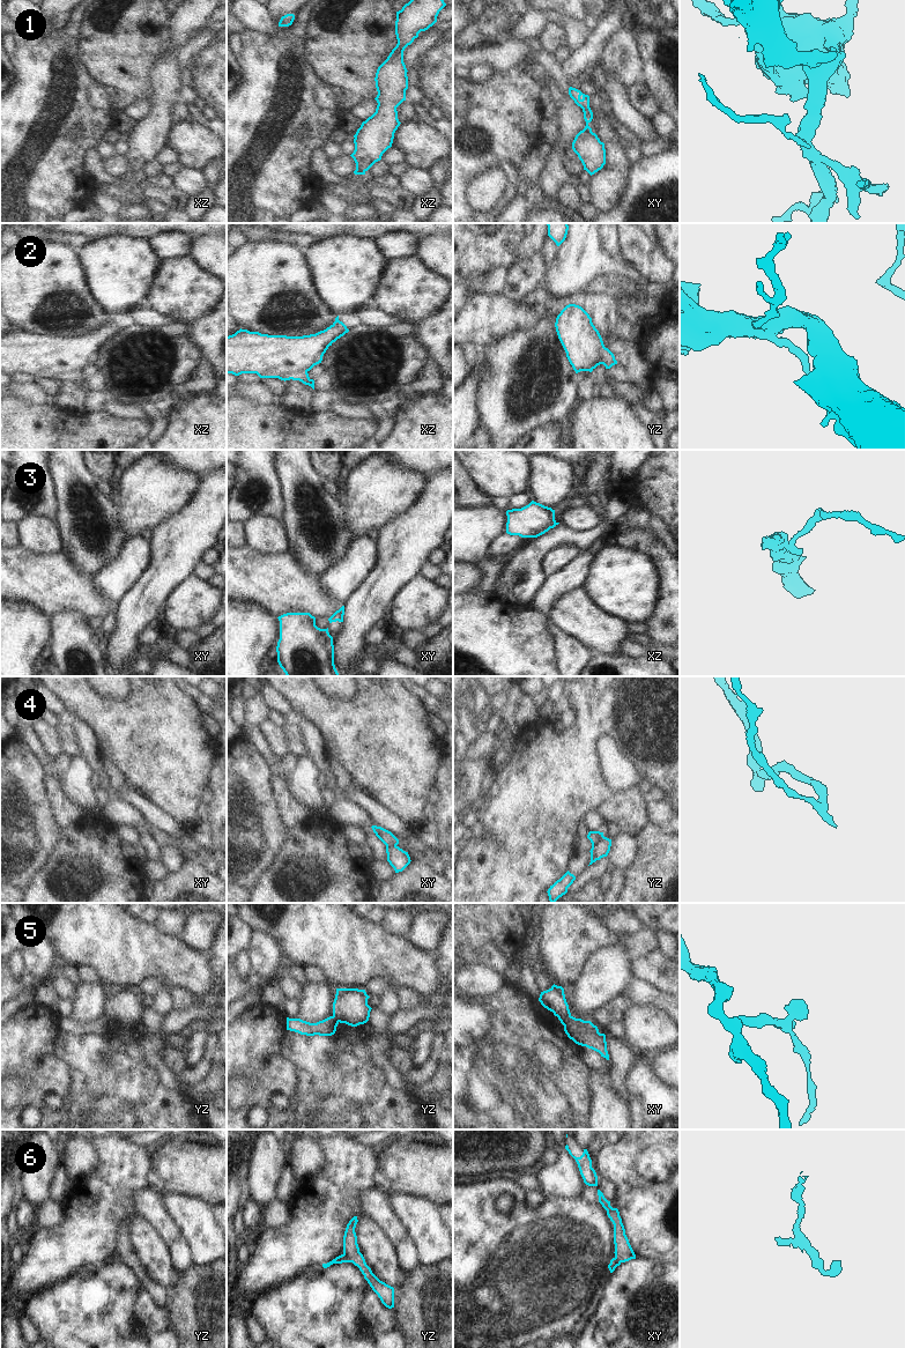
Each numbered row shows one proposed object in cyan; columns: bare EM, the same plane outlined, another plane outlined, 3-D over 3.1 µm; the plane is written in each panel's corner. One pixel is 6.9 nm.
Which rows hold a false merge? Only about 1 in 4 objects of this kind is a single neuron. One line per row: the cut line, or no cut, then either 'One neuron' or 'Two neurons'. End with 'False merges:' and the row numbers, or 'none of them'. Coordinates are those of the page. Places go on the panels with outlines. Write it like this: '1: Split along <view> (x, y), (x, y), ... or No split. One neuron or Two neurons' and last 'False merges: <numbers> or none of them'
1: Split along xy (584, 128), (591, 132). Two neurons
2: No split. One neuron
3: Split along xz (557, 523), (550, 527). Two neurons
4: Split along yz (603, 836), (592, 846). Two neurons
5: Split along xy (570, 1015), (559, 1020). Two neurons
6: No split. One neuron
False merges: 1, 3, 4, 5

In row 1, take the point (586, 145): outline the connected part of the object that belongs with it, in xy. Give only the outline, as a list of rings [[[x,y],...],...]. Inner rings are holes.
[[[580,131],[572,142],[572,149],[591,176],[606,164],[604,143],[593,132]]]

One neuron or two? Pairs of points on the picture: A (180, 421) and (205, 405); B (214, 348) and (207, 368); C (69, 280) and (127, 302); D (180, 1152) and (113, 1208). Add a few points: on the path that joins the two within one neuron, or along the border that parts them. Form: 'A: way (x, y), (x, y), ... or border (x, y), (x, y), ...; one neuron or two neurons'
A: way (182, 413), (183, 409), (197, 409); one neuron
B: border (205, 360), (209, 361), (214, 367); two neurons
C: border (81, 263), (88, 286), (105, 311); two neurons
D: border (151, 1154), (151, 1164), (147, 1174), (147, 1186); two neurons

